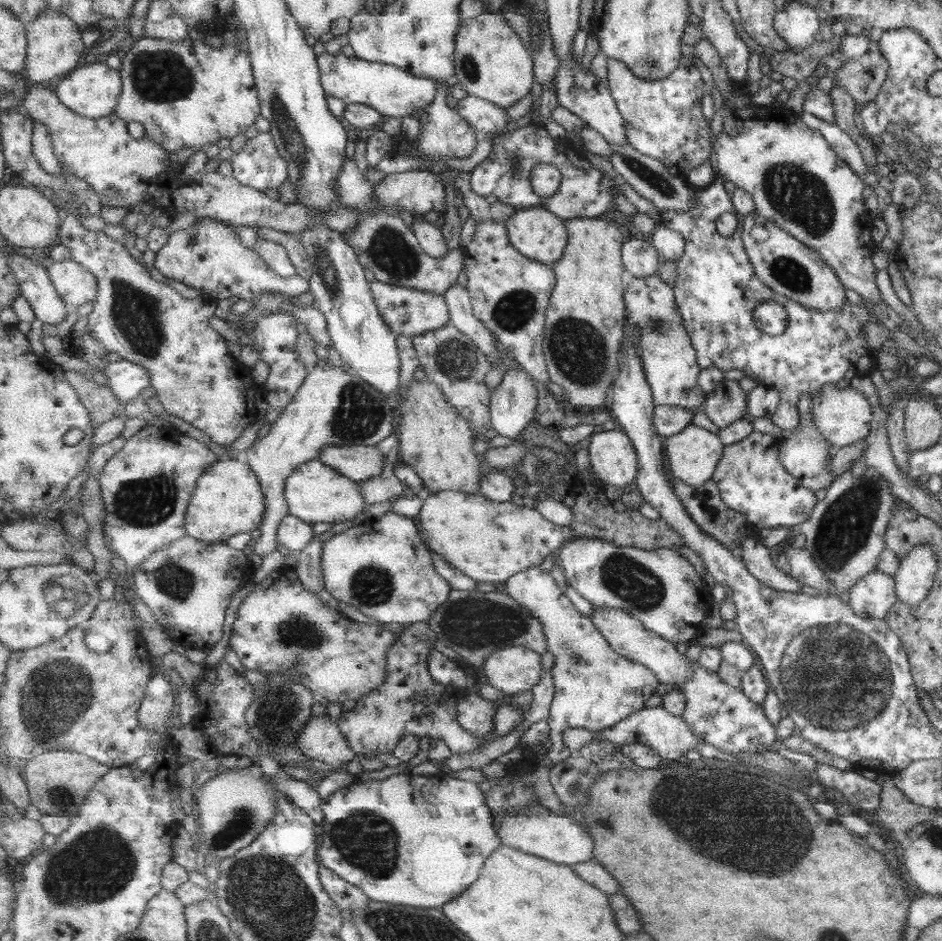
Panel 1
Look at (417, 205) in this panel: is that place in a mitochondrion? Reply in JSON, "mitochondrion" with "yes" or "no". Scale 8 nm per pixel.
{"mitochondrion":"no"}

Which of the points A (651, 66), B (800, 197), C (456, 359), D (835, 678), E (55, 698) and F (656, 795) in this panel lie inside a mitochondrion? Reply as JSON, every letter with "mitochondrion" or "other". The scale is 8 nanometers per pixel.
{"A":"mitochondrion","B":"mitochondrion","C":"mitochondrion","D":"mitochondrion","E":"mitochondrion","F":"mitochondrion"}

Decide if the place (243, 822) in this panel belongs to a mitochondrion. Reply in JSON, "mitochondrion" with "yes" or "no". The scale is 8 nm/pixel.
{"mitochondrion":"yes"}

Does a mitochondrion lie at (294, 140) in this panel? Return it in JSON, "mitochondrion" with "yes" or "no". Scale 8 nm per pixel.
{"mitochondrion":"yes"}

